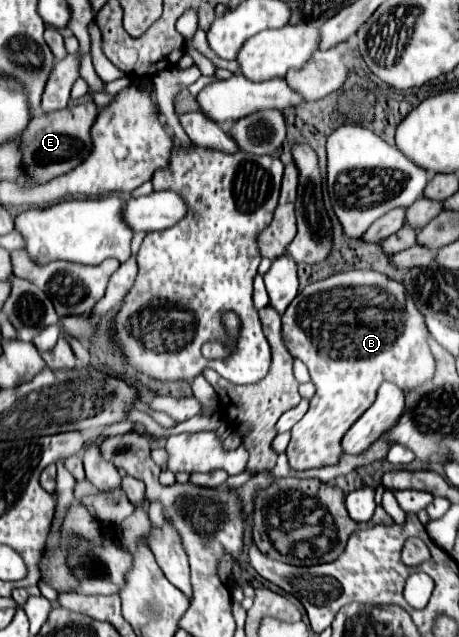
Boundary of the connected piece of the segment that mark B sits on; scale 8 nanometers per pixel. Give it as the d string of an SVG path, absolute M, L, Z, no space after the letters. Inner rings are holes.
M354 269L308 285L296 295L296 299L288 305L286 313L282 315L282 335L292 357L302 359L306 363L312 383L316 385L316 395L310 399L310 409L292 427L292 439L286 449L290 465L298 471L336 465L336 461L342 455L340 441L344 433L374 403L376 391L382 381L392 381L400 389L410 389L428 379L434 369L434 357L426 343L428 329L424 325L424 317L418 313L414 301L406 297L402 283L392 281L376 271ZM336 299L340 299L340 329L336 329L340 331L340 349L334 349L334 329L330 321L330 305L338 303Z

